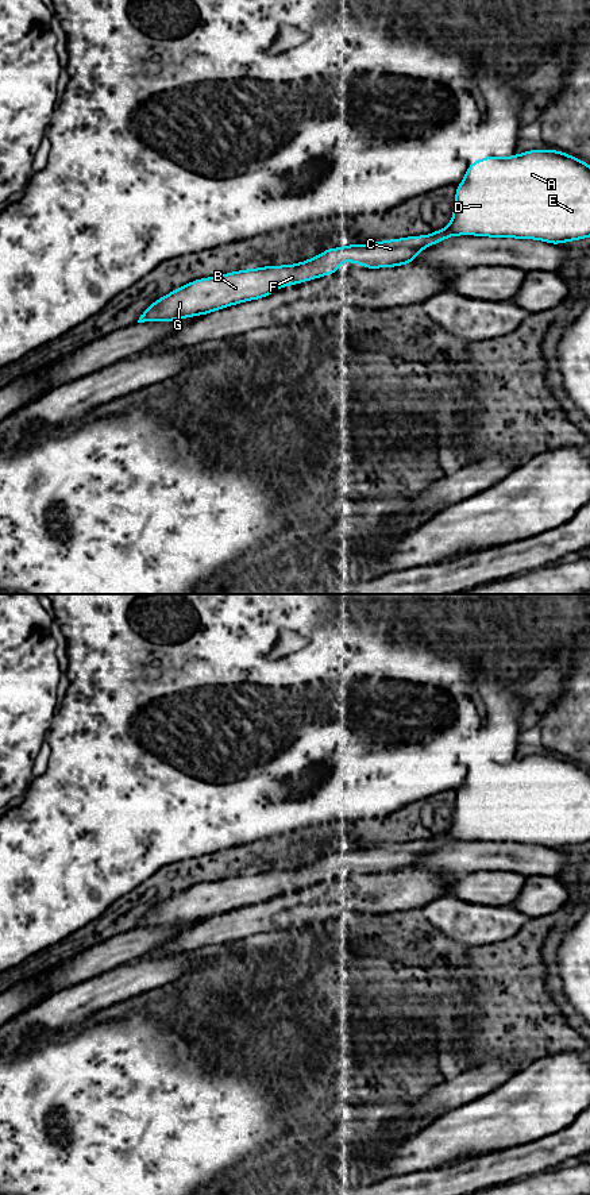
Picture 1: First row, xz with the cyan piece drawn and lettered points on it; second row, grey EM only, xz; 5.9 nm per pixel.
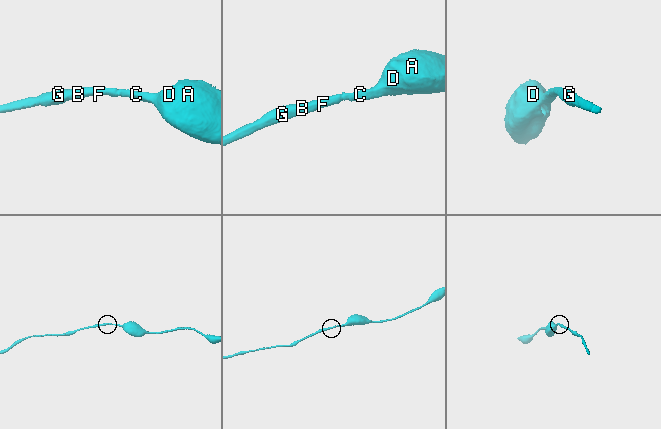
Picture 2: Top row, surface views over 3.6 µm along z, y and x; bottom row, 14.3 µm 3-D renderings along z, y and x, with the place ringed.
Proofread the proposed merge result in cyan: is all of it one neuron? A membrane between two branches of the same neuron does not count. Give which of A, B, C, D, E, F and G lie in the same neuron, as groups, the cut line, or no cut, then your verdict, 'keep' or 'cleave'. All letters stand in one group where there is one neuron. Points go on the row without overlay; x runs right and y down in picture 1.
A B C D E F G; no cut; keep

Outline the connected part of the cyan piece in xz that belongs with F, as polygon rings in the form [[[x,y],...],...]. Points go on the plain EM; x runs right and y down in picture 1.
[[[552,753],[547,756],[532,755],[520,760],[514,759],[506,764],[495,763],[493,760],[486,762],[485,764],[471,767],[463,787],[456,791],[454,824],[444,834],[425,841],[410,841],[363,851],[348,851],[344,848],[342,856],[336,852],[332,852],[323,859],[297,870],[266,871],[262,874],[250,874],[228,878],[225,880],[216,880],[213,883],[197,884],[171,897],[167,901],[161,902],[140,920],[138,928],[186,924],[189,921],[205,920],[224,911],[244,907],[247,905],[266,902],[274,898],[274,895],[278,893],[319,883],[325,879],[335,879],[344,864],[350,866],[351,868],[360,867],[366,874],[412,868],[414,861],[427,851],[439,848],[452,840],[541,844],[543,847],[555,849],[587,843],[590,841],[590,771],[575,762]]]

